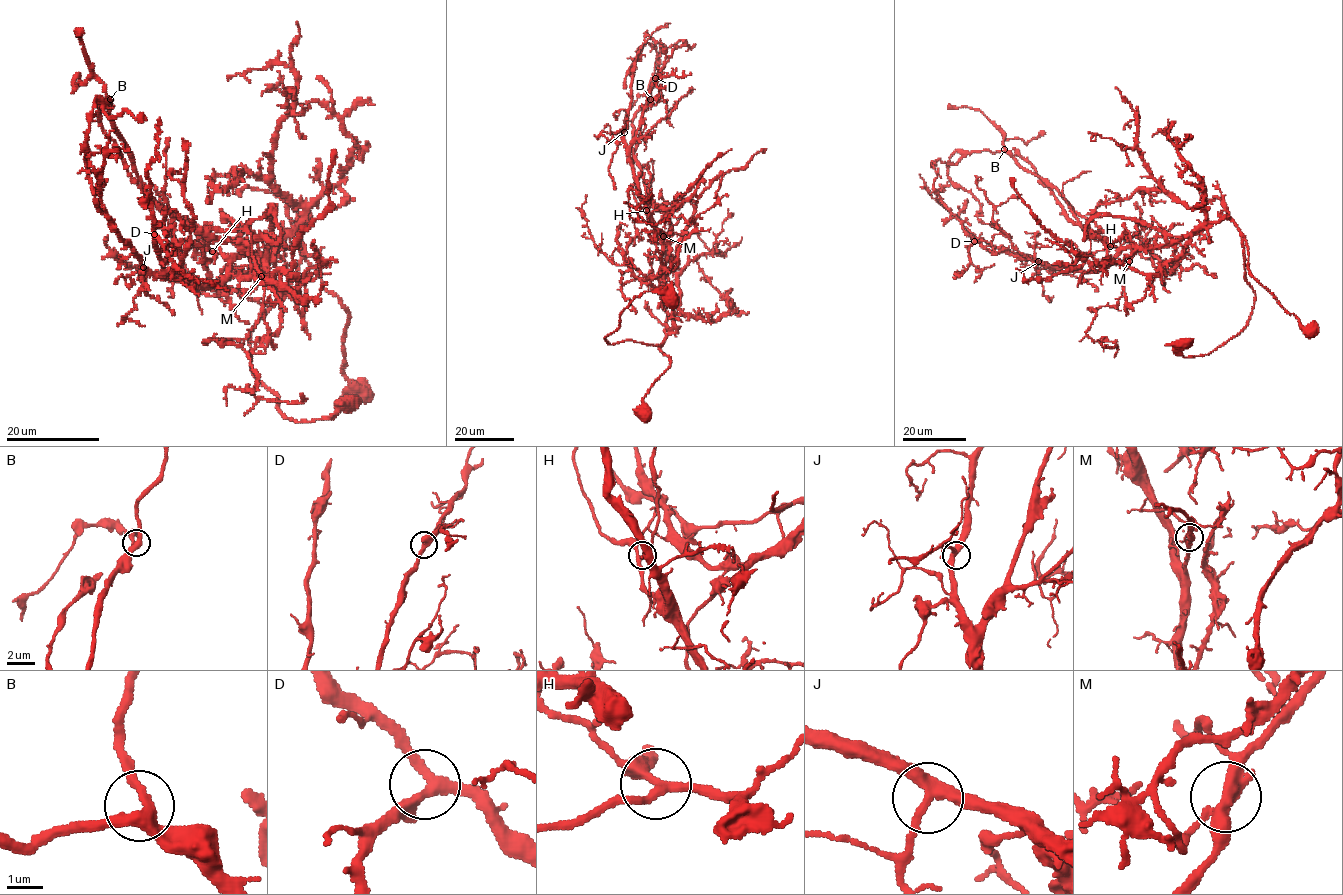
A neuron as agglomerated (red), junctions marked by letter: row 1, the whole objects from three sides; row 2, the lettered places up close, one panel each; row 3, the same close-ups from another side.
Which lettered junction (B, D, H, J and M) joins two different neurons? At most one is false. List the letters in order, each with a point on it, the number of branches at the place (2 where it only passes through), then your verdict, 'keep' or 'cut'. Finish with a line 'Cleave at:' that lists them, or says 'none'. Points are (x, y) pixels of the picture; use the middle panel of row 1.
B: place (650, 99); branches 3; keep
D: place (655, 78); branches 3; keep
H: place (646, 210); branches 3; keep
J: place (624, 132); branches 3; keep
M: place (663, 236); branches 3; cut
Cleave at: M

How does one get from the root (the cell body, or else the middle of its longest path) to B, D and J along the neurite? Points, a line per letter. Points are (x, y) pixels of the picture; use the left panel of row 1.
B: (349, 404), (287, 419), (253, 374), (298, 218), (267, 256), (212, 251), (148, 193), (110, 99)
D: (349, 404), (287, 419), (253, 374), (251, 330), (297, 268), (298, 218), (207, 286), (160, 273), (154, 234)
J: (349, 404), (287, 419), (253, 374), (251, 330), (297, 268), (298, 218), (214, 284), (143, 267)

